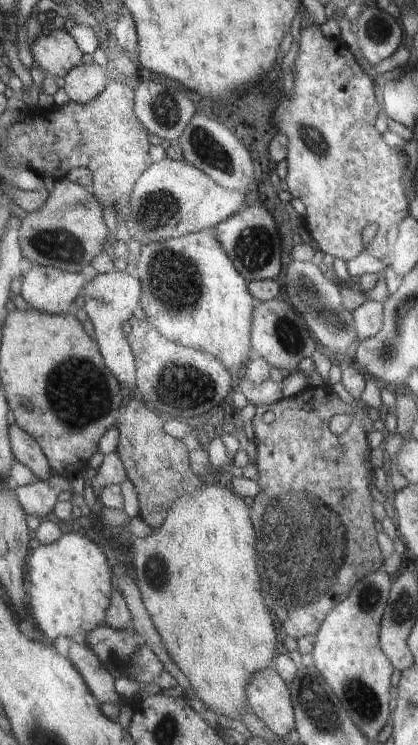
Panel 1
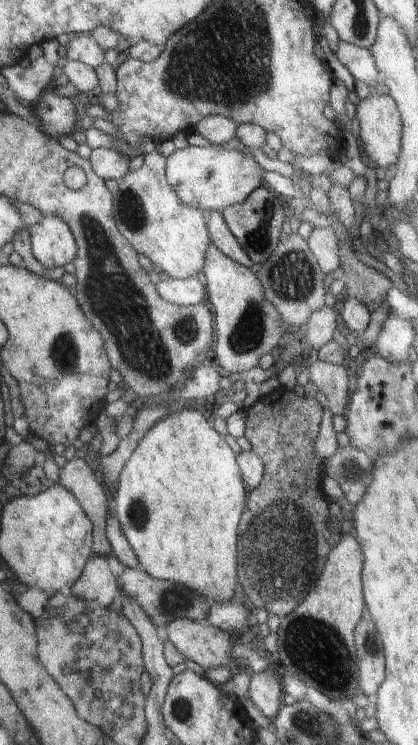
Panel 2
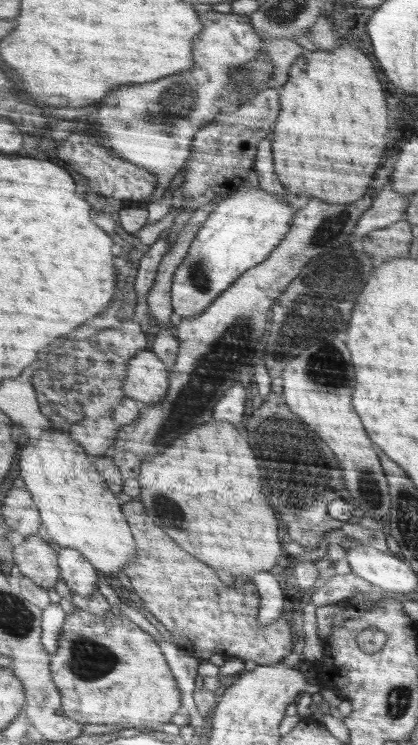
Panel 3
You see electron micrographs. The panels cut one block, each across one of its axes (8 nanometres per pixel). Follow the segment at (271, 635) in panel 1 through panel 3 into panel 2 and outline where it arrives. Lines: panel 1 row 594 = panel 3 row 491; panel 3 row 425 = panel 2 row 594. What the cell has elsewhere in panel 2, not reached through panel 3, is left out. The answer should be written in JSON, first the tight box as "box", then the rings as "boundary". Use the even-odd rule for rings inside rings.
{"box":[116,410,246,602],"boundary":[[[180,410],[178,414],[172,414],[168,418],[164,418],[162,422],[158,422],[158,426],[152,426],[150,432],[146,432],[146,436],[138,442],[136,450],[130,454],[128,462],[124,464],[122,472],[120,472],[120,480],[118,480],[118,490],[116,490],[116,518],[120,520],[120,526],[124,530],[124,536],[128,538],[132,550],[136,552],[141,568],[146,568],[146,572],[150,572],[150,576],[154,578],[166,578],[166,580],[174,580],[180,584],[186,584],[198,592],[202,592],[202,596],[210,596],[218,602],[230,600],[234,594],[234,584],[236,584],[236,532],[238,532],[238,522],[240,522],[240,514],[246,508],[246,490],[244,490],[244,482],[240,478],[240,470],[236,464],[236,458],[232,454],[232,450],[228,448],[228,444],[216,434],[216,430],[206,422],[206,418],[200,412],[194,410]]]}

